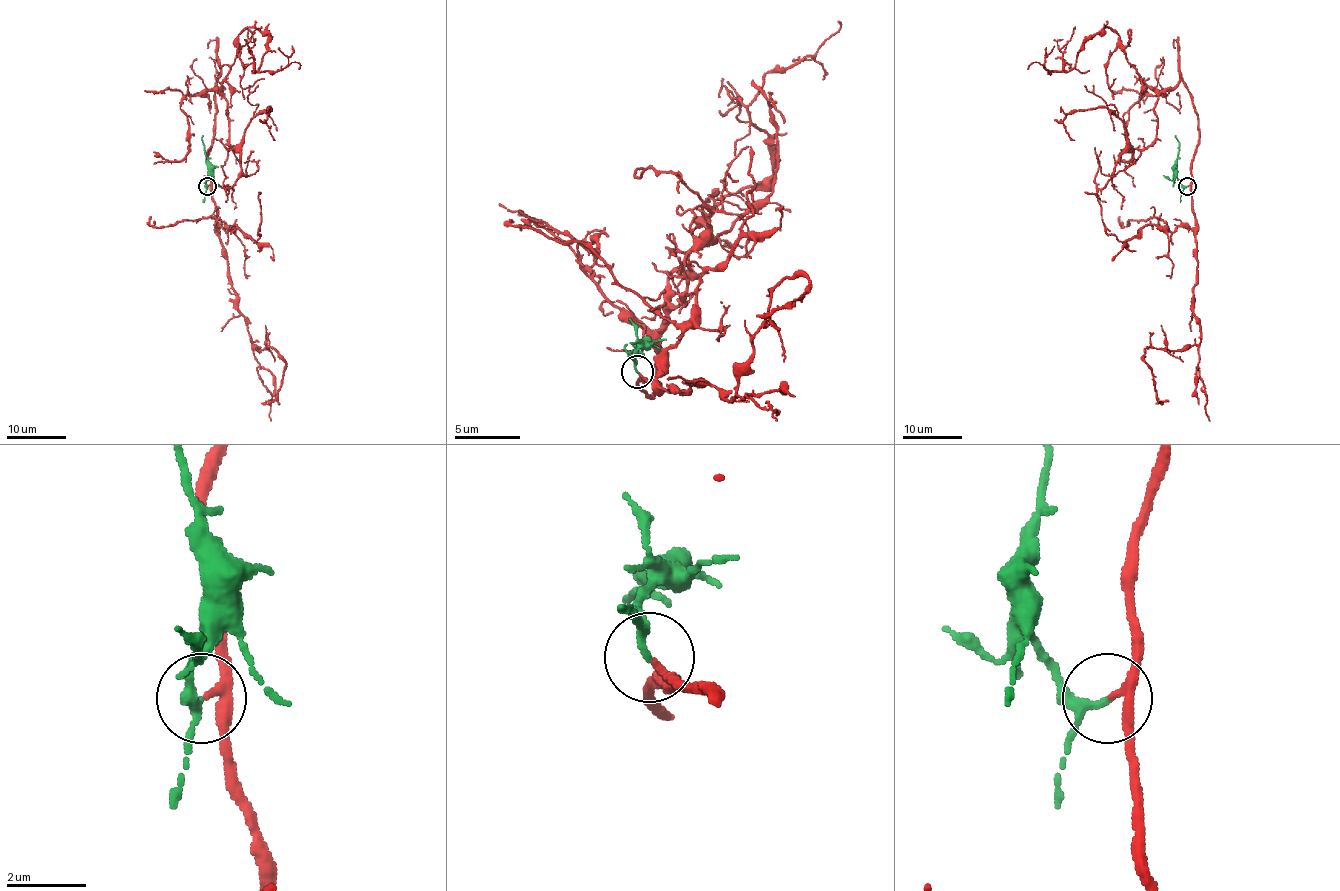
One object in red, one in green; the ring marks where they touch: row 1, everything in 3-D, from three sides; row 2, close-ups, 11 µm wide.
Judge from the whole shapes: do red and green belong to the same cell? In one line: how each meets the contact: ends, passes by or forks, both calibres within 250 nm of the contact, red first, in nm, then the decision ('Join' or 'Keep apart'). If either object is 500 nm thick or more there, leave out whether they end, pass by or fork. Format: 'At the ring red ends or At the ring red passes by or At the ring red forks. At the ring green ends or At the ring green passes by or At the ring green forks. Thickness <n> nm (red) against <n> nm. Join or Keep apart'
At the ring red passes by. At the ring green passes by. Thickness 180 nm (red) against 170 nm. Join

